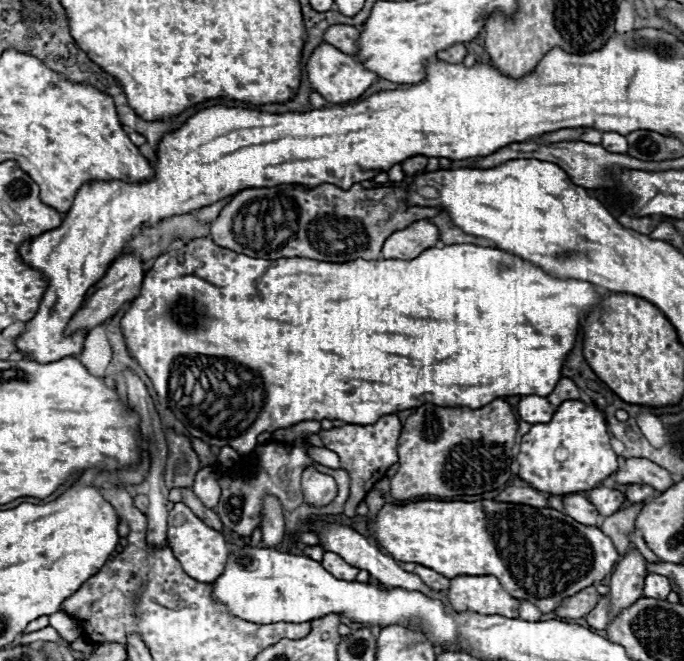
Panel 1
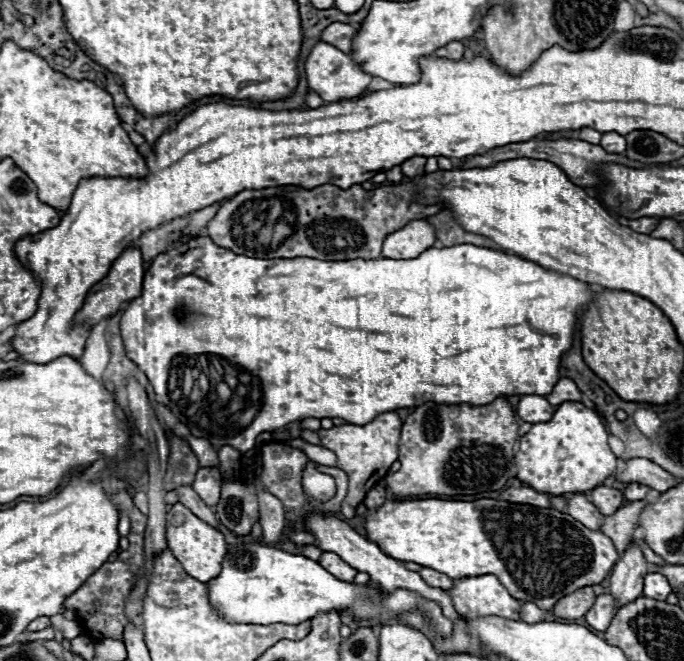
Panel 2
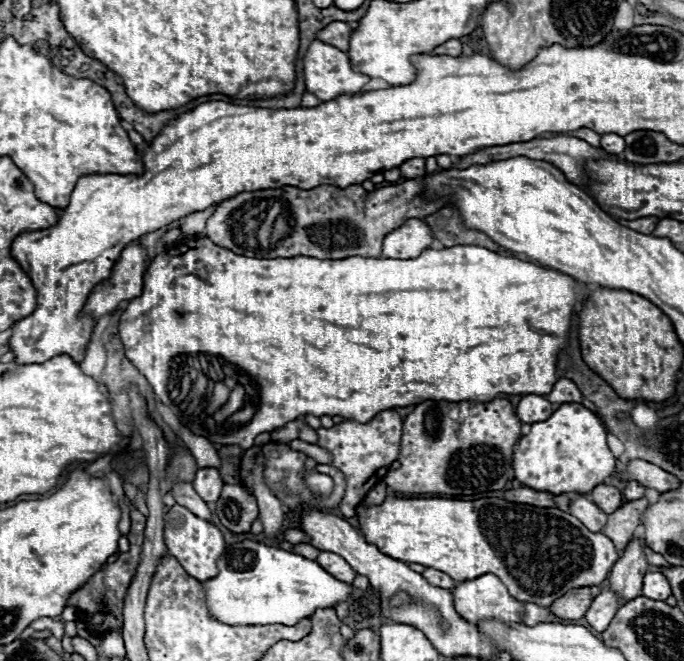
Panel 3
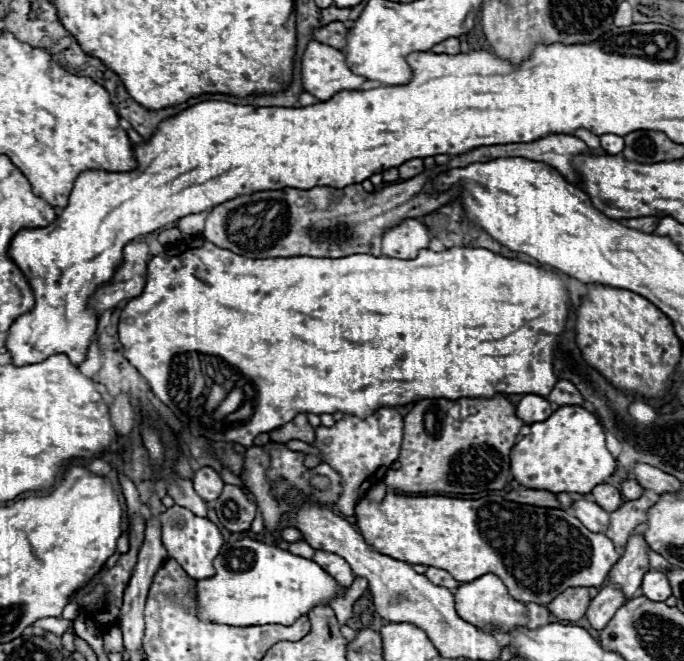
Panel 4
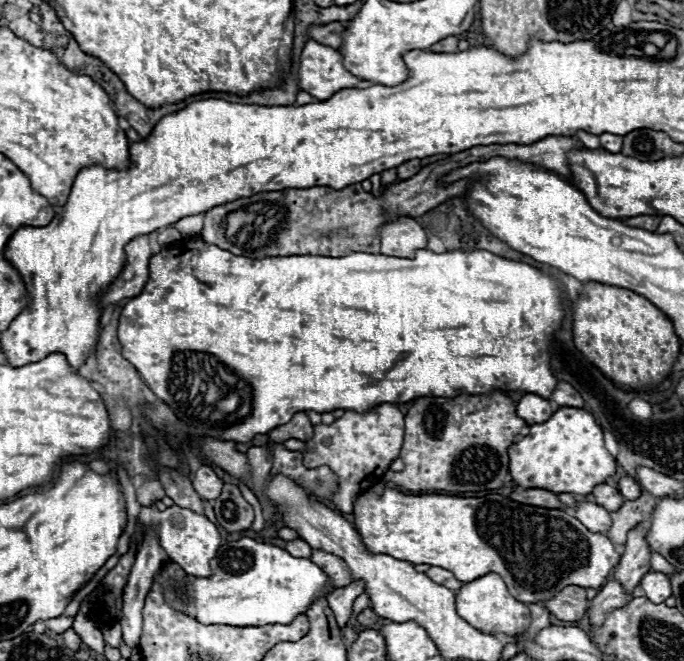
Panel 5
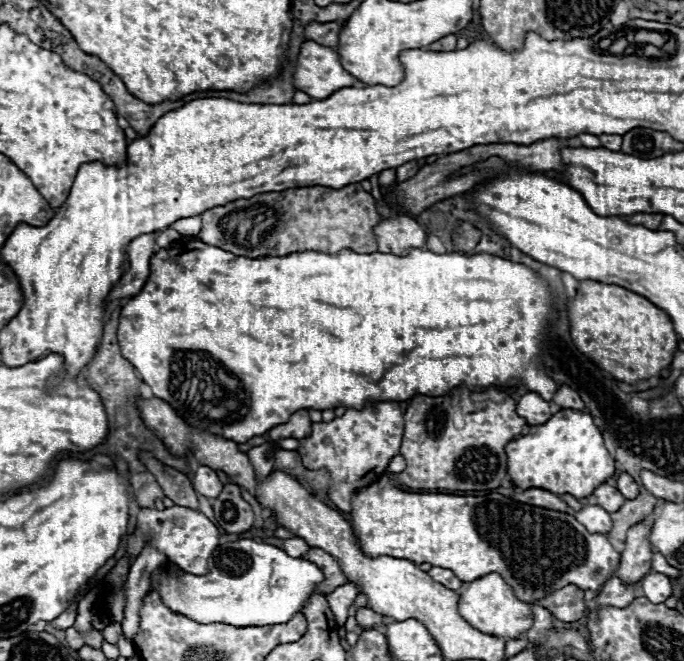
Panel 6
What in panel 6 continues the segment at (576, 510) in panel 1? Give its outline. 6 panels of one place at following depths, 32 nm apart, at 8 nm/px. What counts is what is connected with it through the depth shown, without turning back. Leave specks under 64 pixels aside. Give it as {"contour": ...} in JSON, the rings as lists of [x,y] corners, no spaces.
{"contour":[[[584,506],[576,514],[578,522],[582,522],[592,534],[608,534],[612,530],[610,514],[600,506]]]}

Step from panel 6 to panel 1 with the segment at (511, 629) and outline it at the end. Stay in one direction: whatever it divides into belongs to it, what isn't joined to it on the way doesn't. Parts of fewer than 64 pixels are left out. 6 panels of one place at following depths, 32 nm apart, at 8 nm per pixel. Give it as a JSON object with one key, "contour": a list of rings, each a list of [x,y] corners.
{"contour":[[[456,576],[450,580],[448,598],[454,610],[474,610],[478,614],[506,614],[506,618],[518,618],[520,600],[512,598],[494,576]]]}

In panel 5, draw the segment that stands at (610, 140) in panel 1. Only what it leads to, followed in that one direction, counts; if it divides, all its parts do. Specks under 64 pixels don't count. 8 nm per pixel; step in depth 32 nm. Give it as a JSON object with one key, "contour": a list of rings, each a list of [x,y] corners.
{"contour":[[[602,134],[600,142],[602,142],[602,148],[608,152],[620,152],[622,148],[622,136],[616,136],[616,134]]]}

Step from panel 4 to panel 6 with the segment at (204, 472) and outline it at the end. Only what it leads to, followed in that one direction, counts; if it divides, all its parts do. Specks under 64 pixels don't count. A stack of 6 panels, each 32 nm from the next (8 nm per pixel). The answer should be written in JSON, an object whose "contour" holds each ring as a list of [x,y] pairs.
{"contour":[[[200,466],[194,476],[194,490],[206,498],[216,498],[222,492],[222,482],[212,468]]]}

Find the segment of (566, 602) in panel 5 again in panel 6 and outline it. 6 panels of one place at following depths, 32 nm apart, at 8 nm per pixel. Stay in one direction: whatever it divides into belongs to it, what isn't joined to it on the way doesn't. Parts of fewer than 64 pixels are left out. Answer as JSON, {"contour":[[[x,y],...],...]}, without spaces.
{"contour":[[[570,584],[570,586],[564,586],[562,590],[548,594],[546,598],[540,598],[536,604],[546,606],[562,622],[576,622],[586,612],[586,604],[582,598],[584,598],[584,592]]]}

